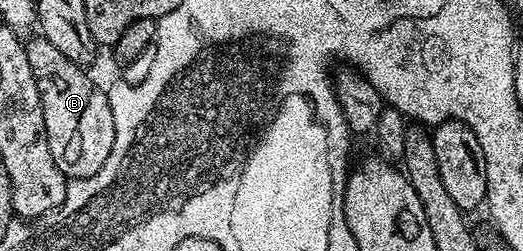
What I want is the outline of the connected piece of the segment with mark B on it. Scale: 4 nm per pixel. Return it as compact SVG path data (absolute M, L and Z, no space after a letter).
M34 36L26 44L25 50L27 59L31 59L31 71L35 71L35 83L39 87L43 103L43 123L47 131L47 143L51 147L51 159L55 159L55 167L63 171L66 179L95 175L95 171L99 171L99 167L107 163L107 155L111 155L111 143L115 143L115 119L111 115L108 92L104 88L100 89L85 74L88 72L82 66L71 63L52 43L47 43L45 37Z

